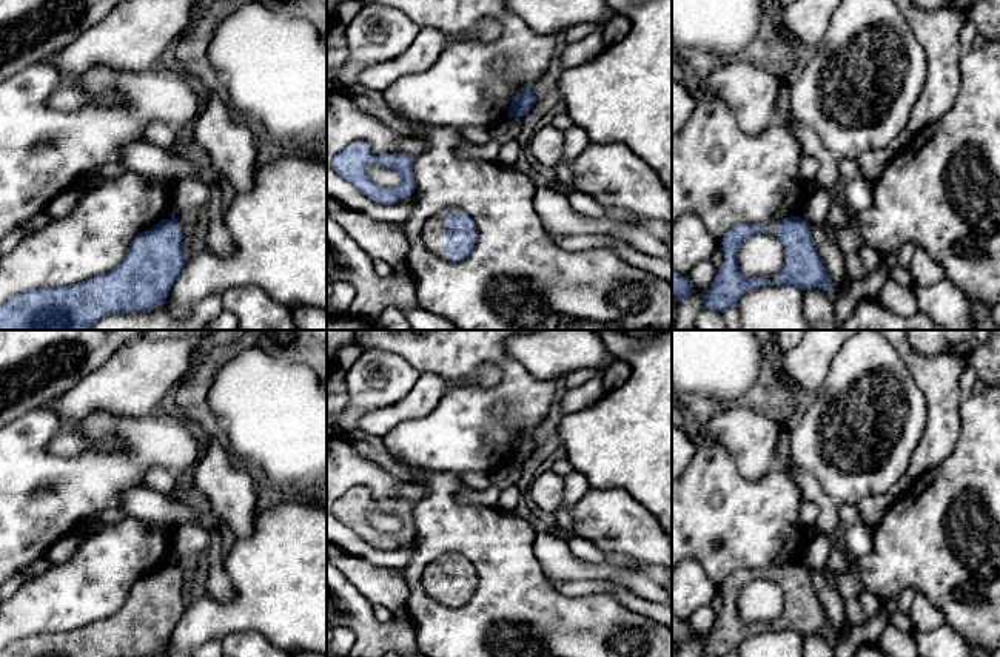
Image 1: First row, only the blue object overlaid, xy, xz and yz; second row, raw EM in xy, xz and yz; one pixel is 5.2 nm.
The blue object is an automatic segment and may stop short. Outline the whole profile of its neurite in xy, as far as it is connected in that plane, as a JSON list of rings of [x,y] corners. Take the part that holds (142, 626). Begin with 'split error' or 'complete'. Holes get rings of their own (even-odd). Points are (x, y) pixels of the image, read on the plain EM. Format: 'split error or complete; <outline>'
complete; [[[162,564],[139,578],[123,606],[105,620],[63,632],[39,632],[14,640],[0,657],[148,657],[169,640],[186,598],[179,564]]]

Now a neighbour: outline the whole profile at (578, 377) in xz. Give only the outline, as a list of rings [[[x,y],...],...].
[[[576,369],[562,376],[561,386],[564,389],[575,389],[575,387],[579,387],[579,386],[589,382],[596,375],[598,375],[598,370],[595,370],[595,369]]]

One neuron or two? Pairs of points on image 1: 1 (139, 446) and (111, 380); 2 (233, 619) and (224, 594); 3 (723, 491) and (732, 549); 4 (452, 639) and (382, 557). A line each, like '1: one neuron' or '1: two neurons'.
1: two neurons
2: two neurons
3: one neuron
4: two neurons

